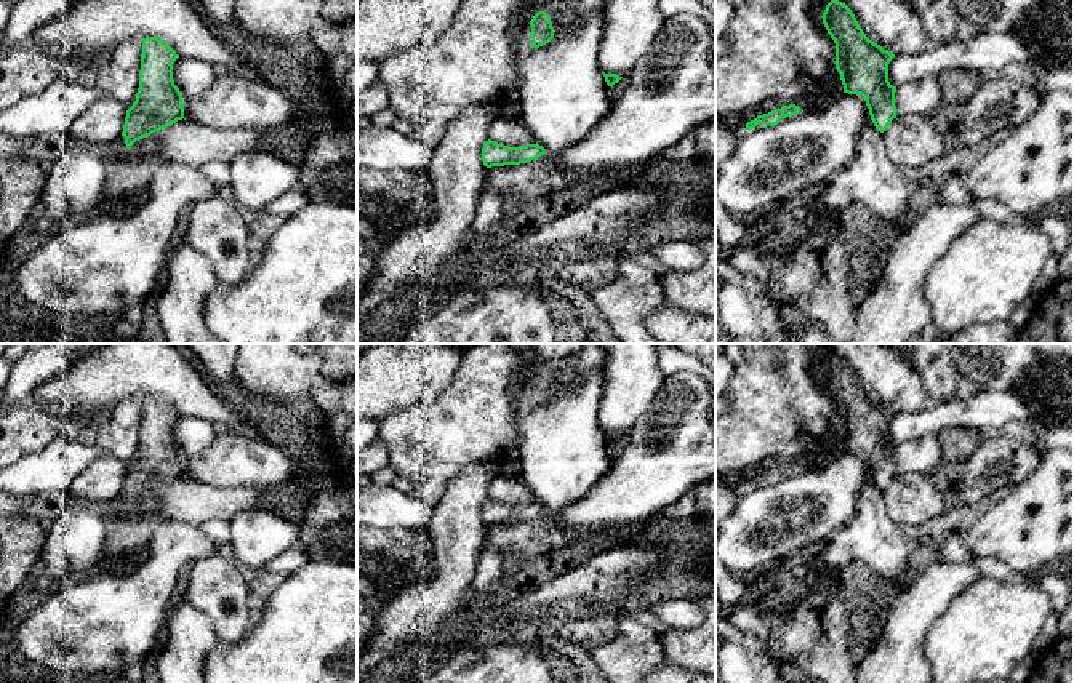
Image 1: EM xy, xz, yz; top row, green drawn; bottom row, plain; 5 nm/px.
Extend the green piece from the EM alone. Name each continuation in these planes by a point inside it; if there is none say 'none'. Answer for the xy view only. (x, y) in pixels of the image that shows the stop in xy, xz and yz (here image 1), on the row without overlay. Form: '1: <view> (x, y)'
1: xy (143, 504)

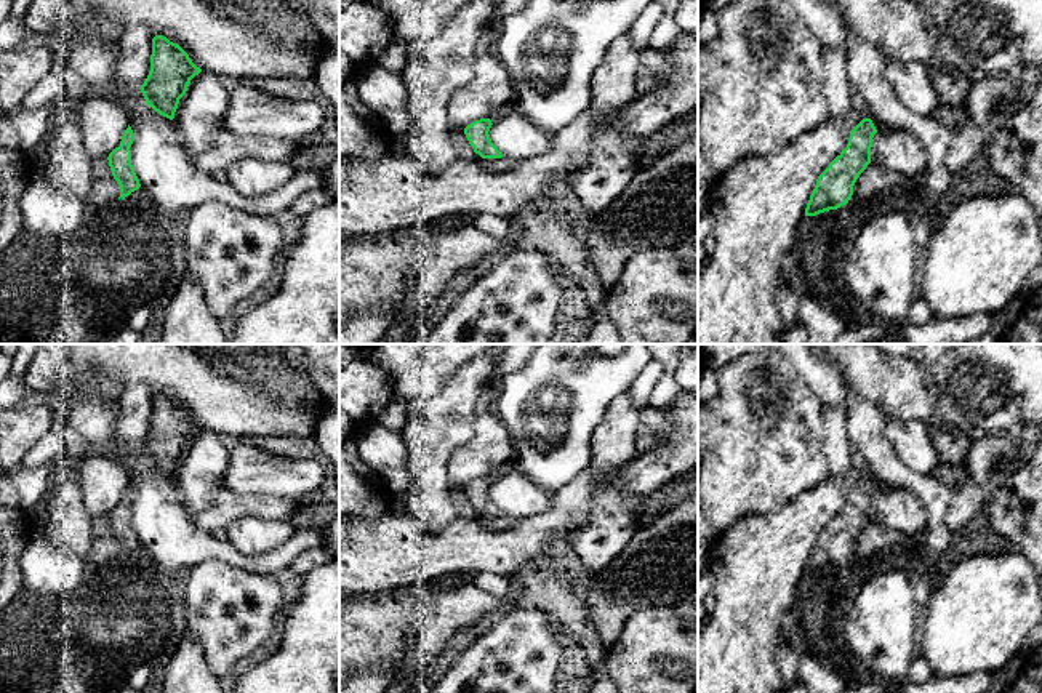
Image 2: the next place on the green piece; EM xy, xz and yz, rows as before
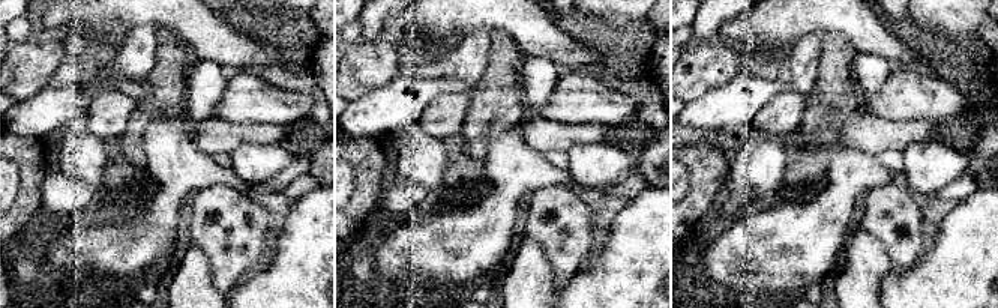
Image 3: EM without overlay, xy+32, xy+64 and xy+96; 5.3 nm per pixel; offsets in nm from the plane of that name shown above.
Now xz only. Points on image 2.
none

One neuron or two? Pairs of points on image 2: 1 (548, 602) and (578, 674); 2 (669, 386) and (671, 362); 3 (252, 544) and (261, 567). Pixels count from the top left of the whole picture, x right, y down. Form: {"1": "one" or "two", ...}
{"1": "one", "2": "one", "3": "two"}

